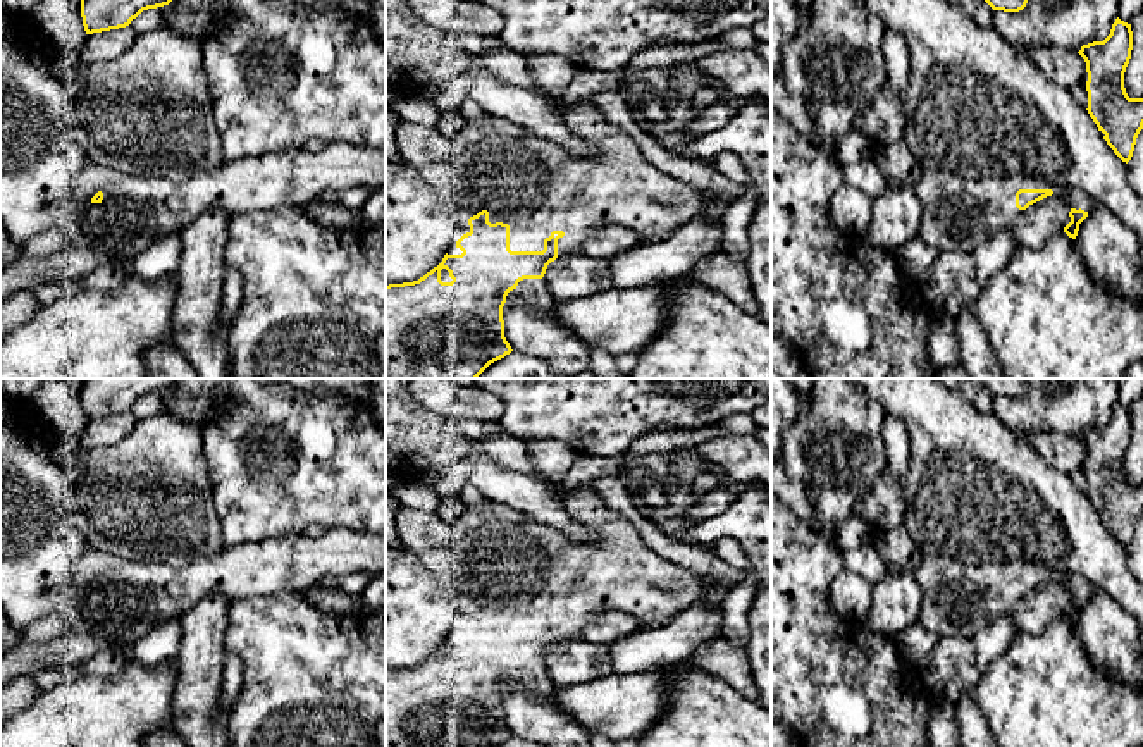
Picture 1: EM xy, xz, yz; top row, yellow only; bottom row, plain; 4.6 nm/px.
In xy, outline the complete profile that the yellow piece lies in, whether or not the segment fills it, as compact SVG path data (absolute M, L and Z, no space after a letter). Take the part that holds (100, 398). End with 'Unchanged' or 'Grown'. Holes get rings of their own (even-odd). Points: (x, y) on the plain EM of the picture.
M86 379L81 403L86 420L126 413L143 396L169 391L177 379Z. Unchanged

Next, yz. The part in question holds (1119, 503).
M1119 403L1112 410L1110 420L1103 427L1083 430L1078 437L1086 448L1086 477L1088 477L1088 499L1097 509L1103 525L1122 546L1129 547L1134 537L1136 523L1143 515L1143 484L1129 484L1124 473L1124 458L1131 444L1133 417L1131 410Z. Unchanged

